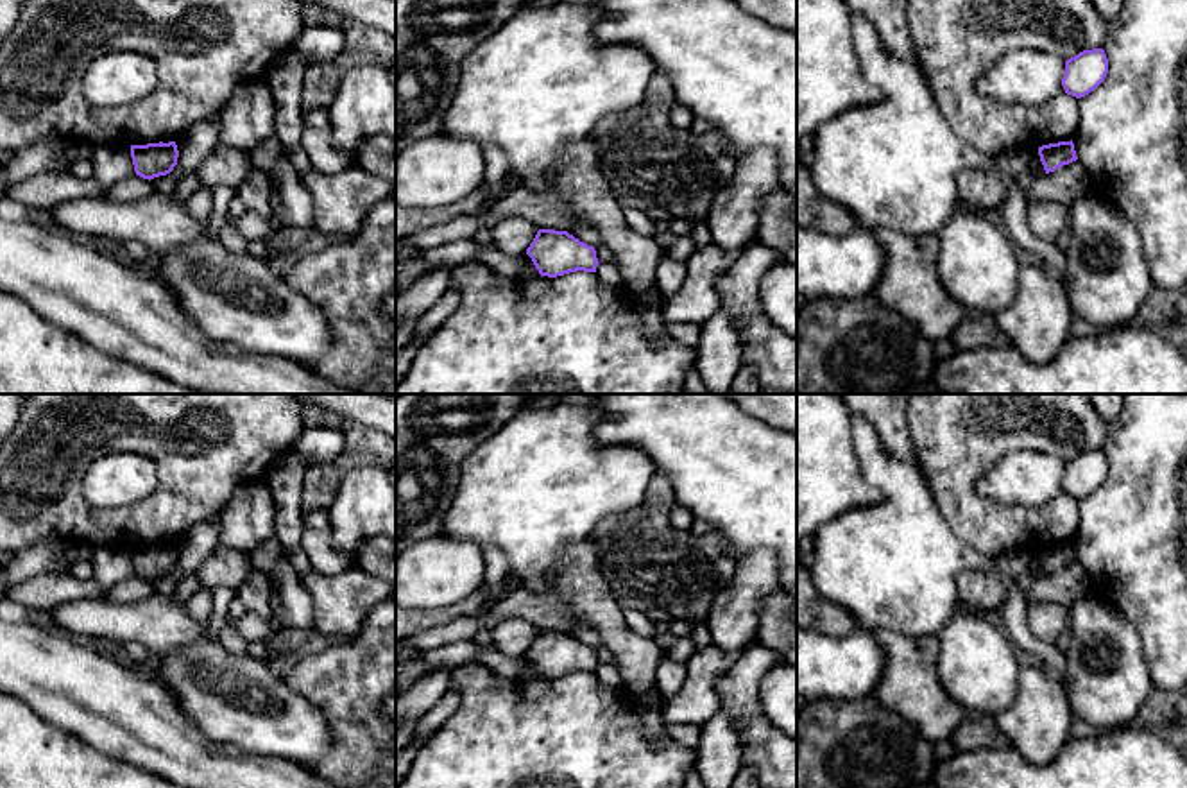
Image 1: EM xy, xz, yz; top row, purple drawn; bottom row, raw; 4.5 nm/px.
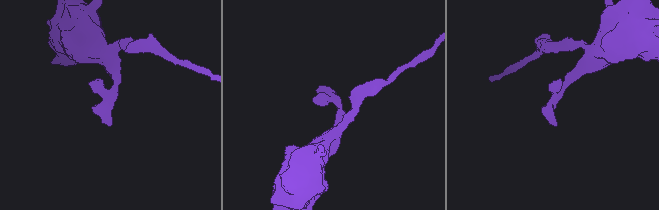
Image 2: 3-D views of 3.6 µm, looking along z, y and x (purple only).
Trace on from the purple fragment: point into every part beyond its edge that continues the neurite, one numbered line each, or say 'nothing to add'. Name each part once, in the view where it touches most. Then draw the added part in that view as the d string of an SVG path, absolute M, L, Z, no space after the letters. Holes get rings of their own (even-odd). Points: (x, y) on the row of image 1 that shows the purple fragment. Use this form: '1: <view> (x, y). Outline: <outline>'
nothing to add

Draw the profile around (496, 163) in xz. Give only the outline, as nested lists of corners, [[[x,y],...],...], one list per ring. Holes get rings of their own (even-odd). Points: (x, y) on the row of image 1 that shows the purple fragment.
[[[482,141],[480,147],[485,159],[485,174],[483,174],[483,183],[478,190],[487,199],[487,206],[482,213],[478,213],[478,217],[483,218],[487,211],[501,197],[501,184],[503,184],[503,179],[510,174],[510,161],[507,154],[491,141]]]

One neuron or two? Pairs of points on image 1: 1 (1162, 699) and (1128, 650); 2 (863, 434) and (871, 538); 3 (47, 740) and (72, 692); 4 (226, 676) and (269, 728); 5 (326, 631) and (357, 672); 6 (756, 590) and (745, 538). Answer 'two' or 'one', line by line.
1: two
2: one
3: two
4: one
5: two
6: two

